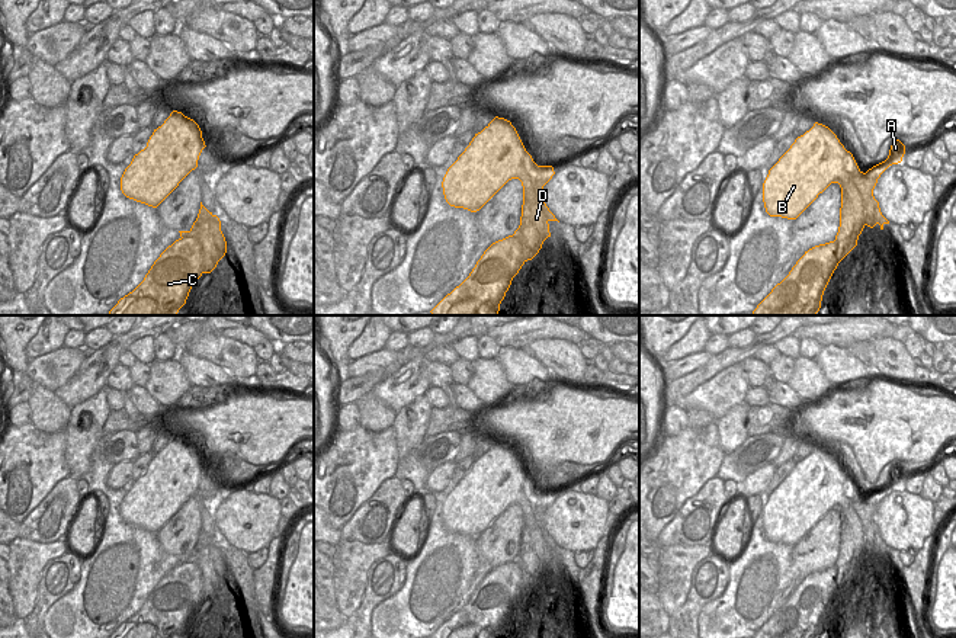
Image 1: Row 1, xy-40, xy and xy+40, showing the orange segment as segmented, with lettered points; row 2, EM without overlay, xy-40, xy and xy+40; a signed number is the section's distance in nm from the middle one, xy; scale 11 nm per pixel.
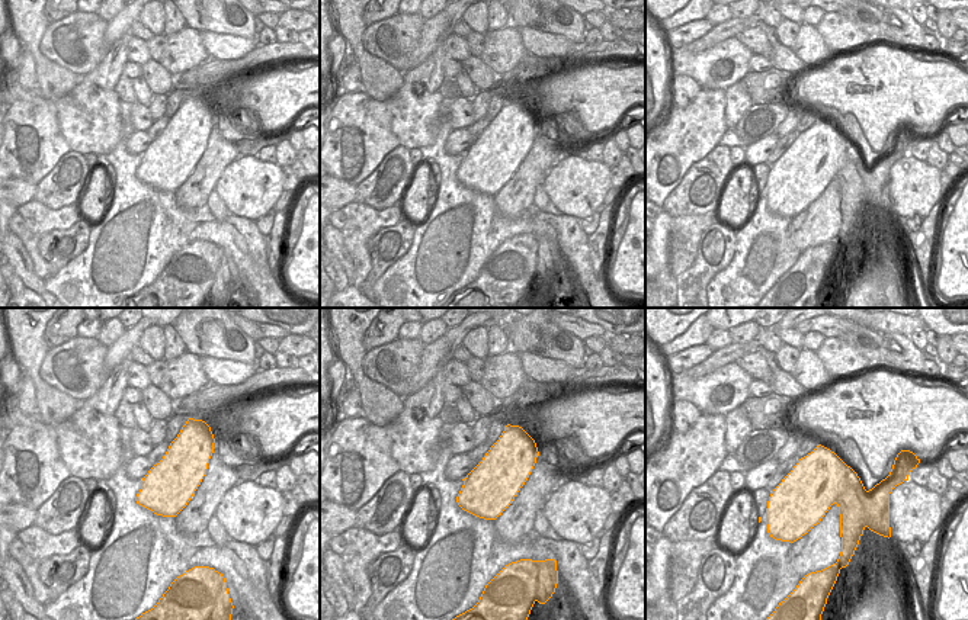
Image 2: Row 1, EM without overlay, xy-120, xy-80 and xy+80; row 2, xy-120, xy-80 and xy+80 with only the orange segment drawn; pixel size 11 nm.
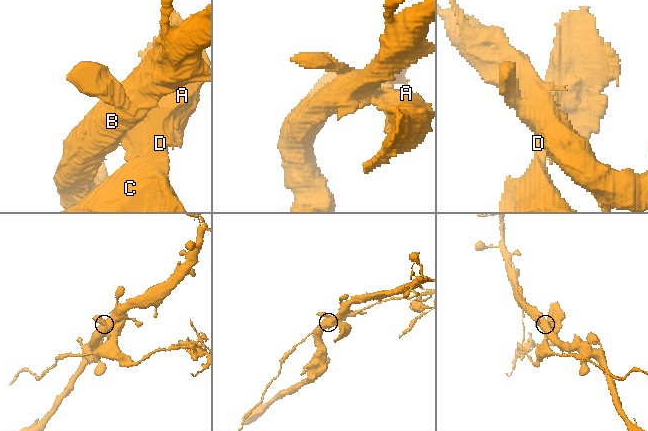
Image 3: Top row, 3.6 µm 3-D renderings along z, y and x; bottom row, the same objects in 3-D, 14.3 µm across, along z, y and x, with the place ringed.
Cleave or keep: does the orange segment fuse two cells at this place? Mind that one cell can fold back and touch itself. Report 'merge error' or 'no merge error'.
merge error

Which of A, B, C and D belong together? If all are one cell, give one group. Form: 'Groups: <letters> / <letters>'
Groups: A C D / B

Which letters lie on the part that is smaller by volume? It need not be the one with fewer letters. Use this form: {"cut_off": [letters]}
{"cut_off": ["A", "C", "D"]}

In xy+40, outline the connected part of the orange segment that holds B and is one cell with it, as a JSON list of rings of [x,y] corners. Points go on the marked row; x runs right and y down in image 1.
[[[815,122],[769,170],[763,202],[770,217],[796,219],[844,170],[847,150],[825,125]]]

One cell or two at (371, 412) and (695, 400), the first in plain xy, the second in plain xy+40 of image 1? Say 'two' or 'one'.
two

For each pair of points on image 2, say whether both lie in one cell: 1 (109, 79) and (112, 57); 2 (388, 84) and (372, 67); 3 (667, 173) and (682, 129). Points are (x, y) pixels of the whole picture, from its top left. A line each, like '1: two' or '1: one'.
1: one
2: one
3: one

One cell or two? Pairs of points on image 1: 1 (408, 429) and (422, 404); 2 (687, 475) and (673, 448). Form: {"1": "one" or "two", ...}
{"1": "one", "2": "one"}

